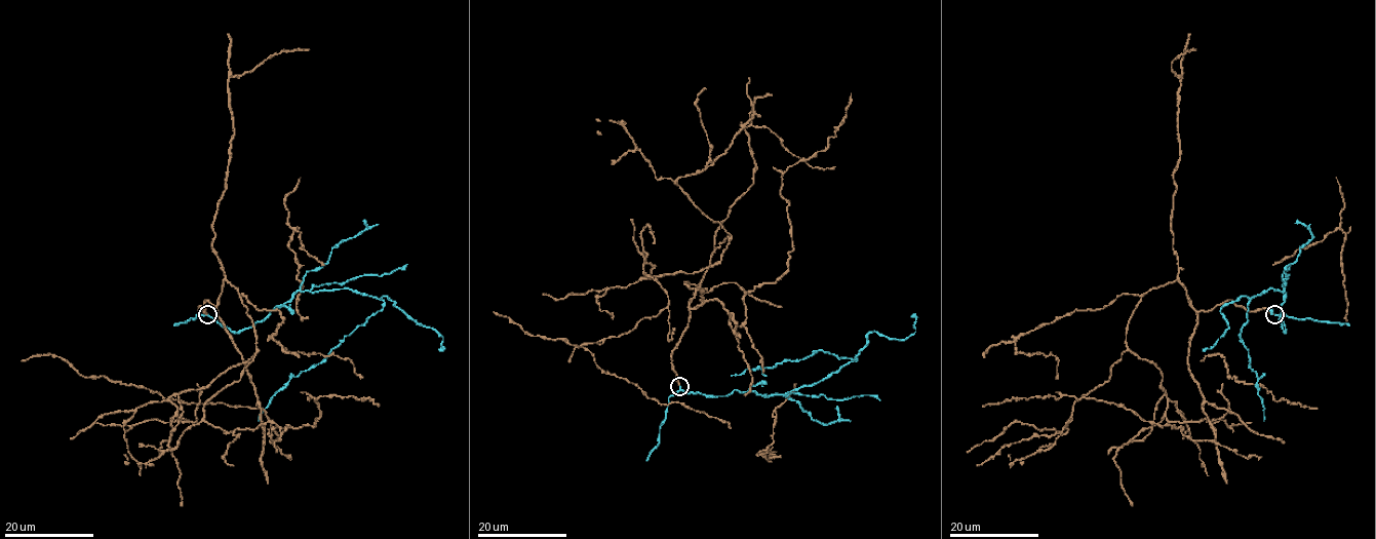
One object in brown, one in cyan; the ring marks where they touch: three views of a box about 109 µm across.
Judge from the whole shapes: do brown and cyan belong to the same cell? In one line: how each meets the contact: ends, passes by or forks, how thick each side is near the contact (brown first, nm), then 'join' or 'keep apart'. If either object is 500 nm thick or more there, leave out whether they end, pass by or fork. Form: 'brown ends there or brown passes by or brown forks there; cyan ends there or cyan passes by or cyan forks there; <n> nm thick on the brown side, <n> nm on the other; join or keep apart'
brown ends there; cyan passes by; 240 nm thick on the brown side, 190 nm on the other; join

